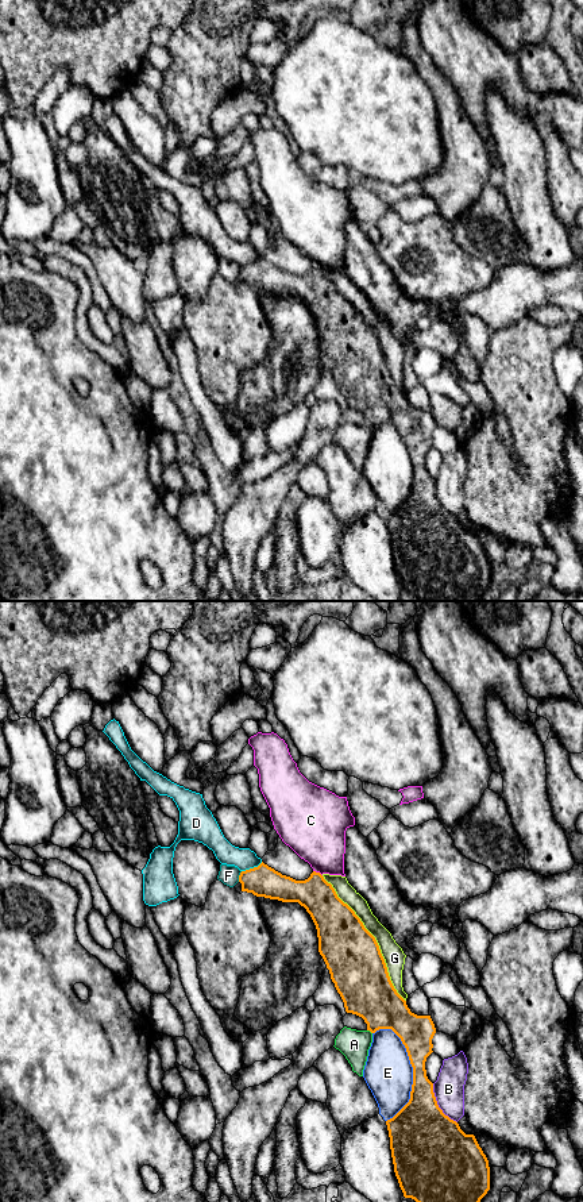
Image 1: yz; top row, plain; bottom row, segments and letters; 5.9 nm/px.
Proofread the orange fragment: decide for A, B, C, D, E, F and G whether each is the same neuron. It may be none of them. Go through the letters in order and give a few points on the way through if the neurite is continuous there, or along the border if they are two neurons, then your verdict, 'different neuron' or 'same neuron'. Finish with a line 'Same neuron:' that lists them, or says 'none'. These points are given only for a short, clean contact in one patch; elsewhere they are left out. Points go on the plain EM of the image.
A: different neuron
B: different neuron
C: different neuron
D: along yz (262, 257), (242, 266) | different neuron
E: different neuron
F: different neuron
G: different neuron
Same neuron: none

